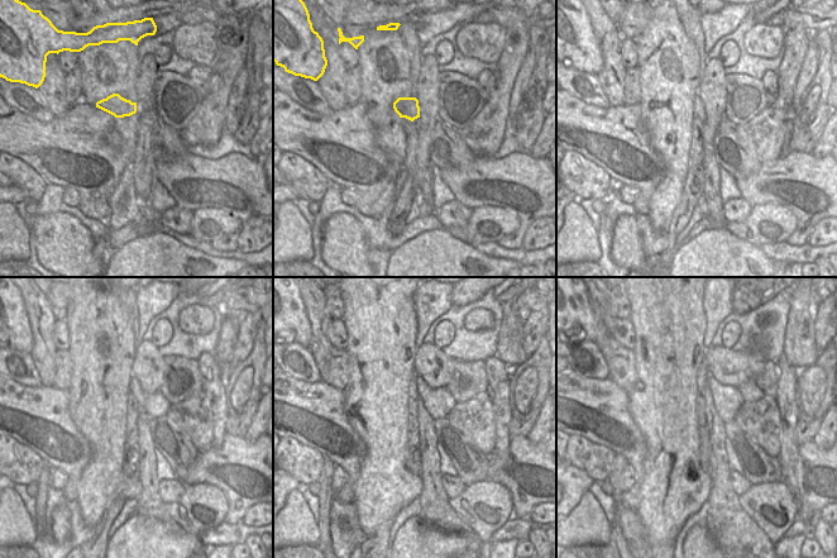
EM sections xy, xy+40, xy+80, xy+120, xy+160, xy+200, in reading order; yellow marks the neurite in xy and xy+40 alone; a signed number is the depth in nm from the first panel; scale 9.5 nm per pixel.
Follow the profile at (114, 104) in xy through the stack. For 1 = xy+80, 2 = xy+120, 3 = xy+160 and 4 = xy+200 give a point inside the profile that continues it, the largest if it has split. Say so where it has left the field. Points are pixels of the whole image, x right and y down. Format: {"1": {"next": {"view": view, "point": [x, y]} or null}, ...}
{"1": {"next": {"view": "xy+80", "point": [698, 106]}}, "2": {"next": {"view": "xy+120", "point": [156, 405]}}, "3": {"next": {"view": "xy+160", "point": [438, 401]}}, "4": {"next": {"view": "xy+200", "point": [727, 400]}}}

